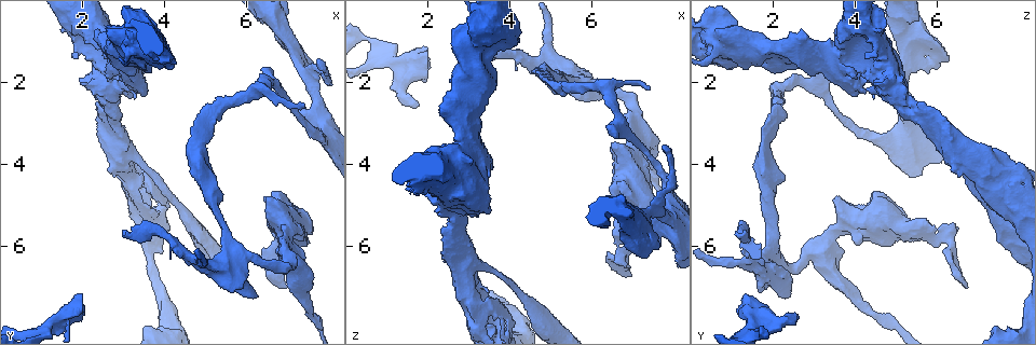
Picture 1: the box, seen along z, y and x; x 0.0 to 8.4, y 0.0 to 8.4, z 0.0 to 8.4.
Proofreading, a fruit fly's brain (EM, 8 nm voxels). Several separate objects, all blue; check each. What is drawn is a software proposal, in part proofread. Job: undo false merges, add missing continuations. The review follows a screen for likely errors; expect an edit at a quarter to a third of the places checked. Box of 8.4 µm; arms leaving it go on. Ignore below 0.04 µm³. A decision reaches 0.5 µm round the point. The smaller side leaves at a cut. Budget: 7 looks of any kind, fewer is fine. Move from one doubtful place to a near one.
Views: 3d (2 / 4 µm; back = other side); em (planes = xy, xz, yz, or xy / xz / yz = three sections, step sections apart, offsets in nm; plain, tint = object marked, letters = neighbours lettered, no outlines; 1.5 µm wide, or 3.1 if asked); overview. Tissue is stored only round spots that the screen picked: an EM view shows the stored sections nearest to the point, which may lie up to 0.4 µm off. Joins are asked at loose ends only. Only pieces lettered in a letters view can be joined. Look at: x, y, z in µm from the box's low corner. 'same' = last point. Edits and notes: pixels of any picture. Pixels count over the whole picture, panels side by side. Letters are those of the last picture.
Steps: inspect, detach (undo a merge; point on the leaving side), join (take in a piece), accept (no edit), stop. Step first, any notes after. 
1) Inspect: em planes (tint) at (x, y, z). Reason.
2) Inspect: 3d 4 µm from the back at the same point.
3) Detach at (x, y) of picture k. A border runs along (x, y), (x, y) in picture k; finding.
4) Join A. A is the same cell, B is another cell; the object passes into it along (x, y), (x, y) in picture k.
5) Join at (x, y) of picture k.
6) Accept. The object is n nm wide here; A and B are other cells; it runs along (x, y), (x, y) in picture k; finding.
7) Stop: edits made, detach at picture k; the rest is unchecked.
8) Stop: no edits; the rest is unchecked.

Inspect: 3d 4 µm at (7.55, 1.95, 5.20). A fork.

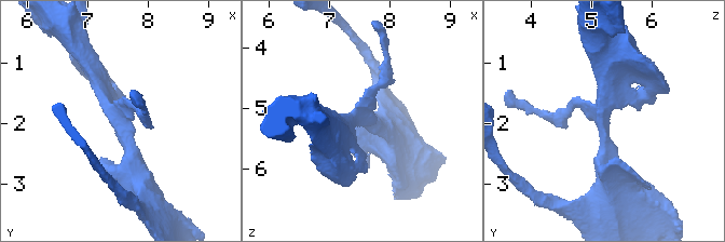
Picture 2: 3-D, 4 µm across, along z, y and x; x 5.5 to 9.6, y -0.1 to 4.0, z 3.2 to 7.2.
Inspect: em yz step 4 (tint) at (7.50, 1.95, 5.15).

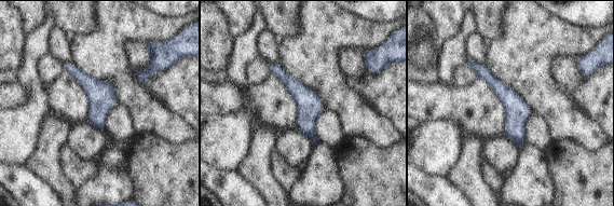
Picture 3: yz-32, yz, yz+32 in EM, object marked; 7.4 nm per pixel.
Inspect: em planes (letters) at the same point.

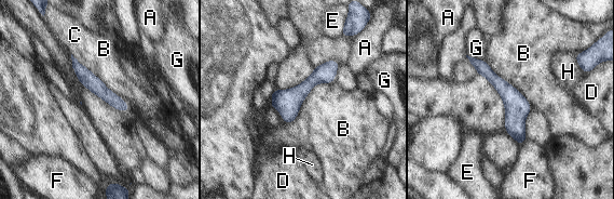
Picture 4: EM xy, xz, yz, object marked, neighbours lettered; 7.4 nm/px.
Accept. The longest contact is with B, 480 nm; A, B, C, D, E, F, G and H are other cells; one neuron here.

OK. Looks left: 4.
Inspect: em planes (plain) at (6.90, 6.15, 3.10). Sharp bend.

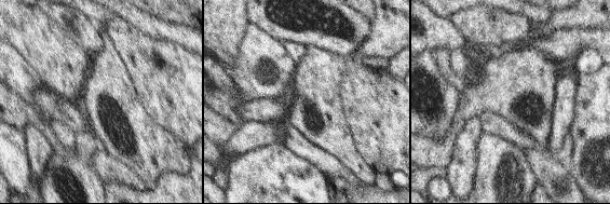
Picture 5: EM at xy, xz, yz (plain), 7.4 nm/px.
Inspect: em planes (letters) at the same point.

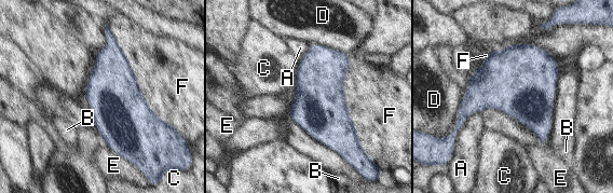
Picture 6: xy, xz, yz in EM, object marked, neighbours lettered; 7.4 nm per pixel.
Accept. The object is 400 nm wide here; A, B, C, D, E and F are other cells; a border runs along (300, 60), (295, 74) in picture 6; all the same neuron.

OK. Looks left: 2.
Inspect: em yz step 4 (letters) at (1.80, 7.75, 2.60). Branch stops here.

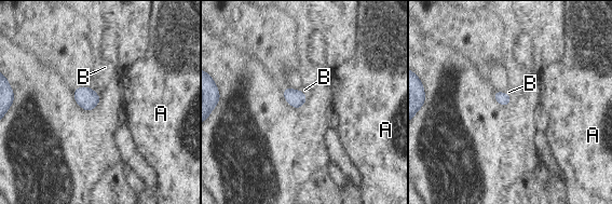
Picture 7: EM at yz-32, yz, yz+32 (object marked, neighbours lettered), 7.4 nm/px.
Accept. A and B are other cells; a border runs along (503, 92), (510, 95) in picture 7; none of them fits.

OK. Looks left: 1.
Stop: no edits; the rest is unchecked.

